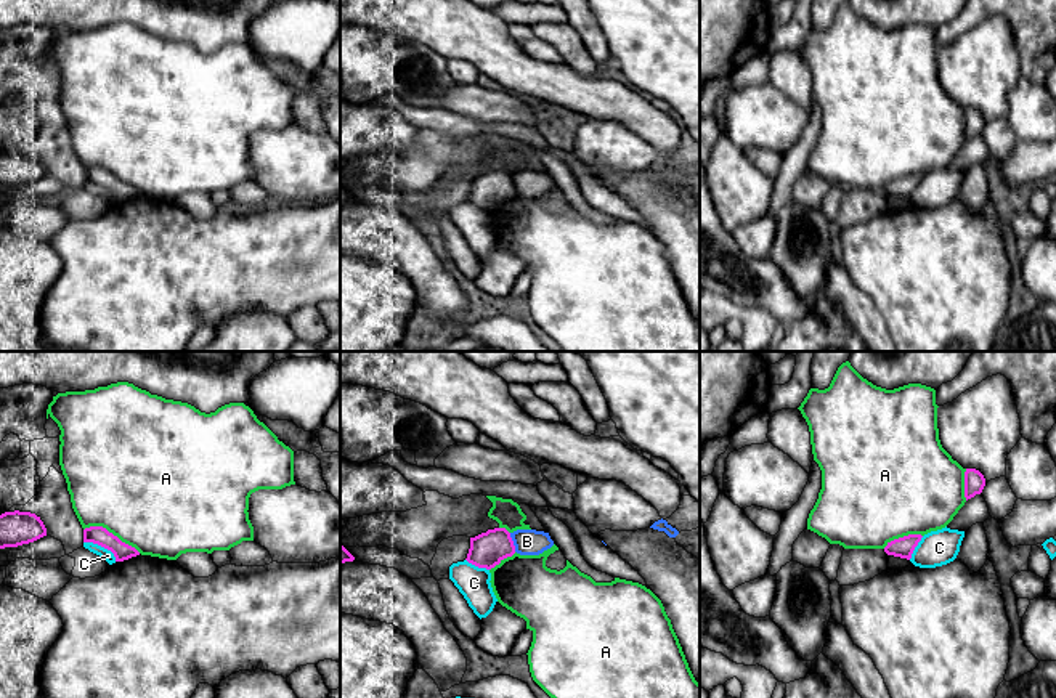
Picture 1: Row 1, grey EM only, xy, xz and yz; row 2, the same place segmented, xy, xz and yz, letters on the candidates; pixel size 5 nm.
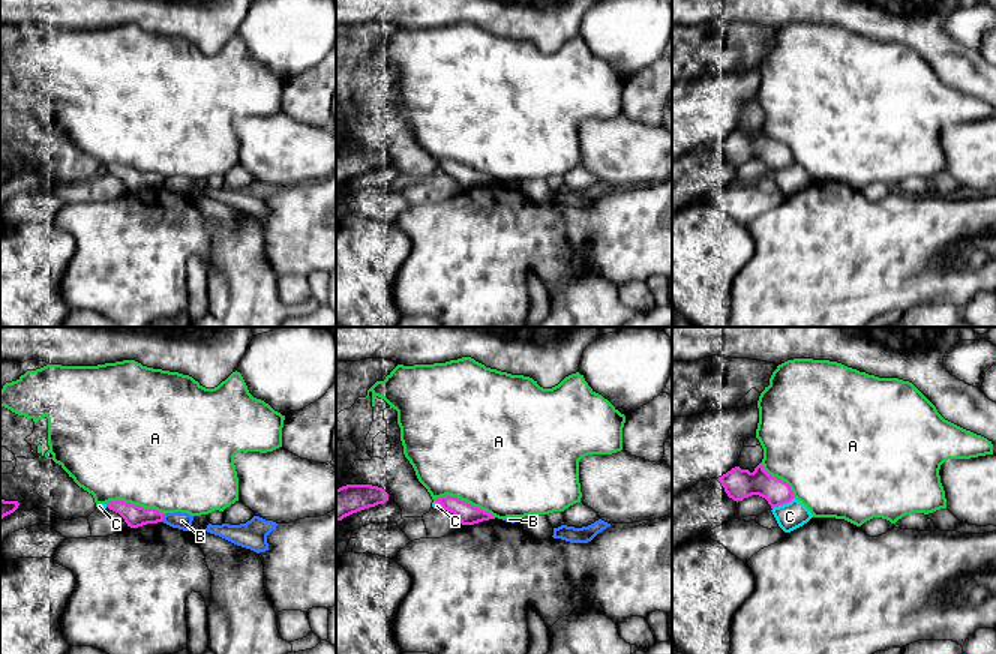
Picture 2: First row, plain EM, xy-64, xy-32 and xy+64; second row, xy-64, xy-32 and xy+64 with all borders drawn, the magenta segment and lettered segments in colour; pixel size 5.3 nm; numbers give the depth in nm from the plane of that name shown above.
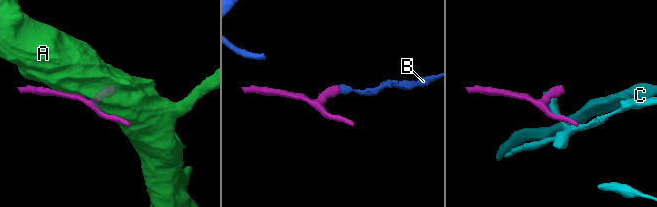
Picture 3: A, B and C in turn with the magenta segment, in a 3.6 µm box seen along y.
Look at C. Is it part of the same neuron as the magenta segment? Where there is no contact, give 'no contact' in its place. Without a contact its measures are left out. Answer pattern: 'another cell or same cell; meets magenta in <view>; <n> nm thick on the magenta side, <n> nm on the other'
another cell; meets magenta in xy; 90 nm thick on the magenta side, 60 nm on the other

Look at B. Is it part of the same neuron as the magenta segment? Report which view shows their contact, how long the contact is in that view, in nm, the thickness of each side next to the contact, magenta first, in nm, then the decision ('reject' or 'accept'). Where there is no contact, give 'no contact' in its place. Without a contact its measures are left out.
contact in xz; length 100 nm; calibres 170 and 130 nm; reject

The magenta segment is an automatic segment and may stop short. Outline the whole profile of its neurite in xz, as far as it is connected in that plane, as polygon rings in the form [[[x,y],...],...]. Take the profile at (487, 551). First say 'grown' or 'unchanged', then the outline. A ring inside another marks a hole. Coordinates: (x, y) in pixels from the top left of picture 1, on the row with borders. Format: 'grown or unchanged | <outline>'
unchanged | [[[494,528],[470,538],[465,560],[478,568],[491,570],[514,554],[515,546],[510,533],[506,528]]]

